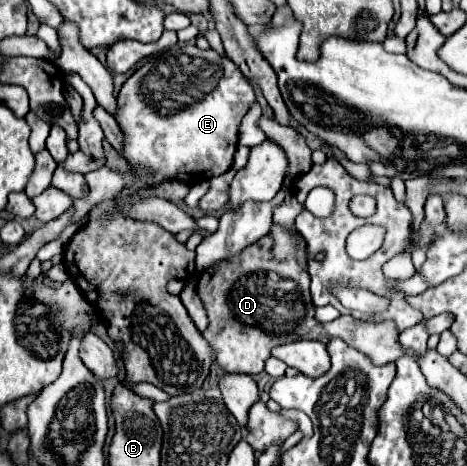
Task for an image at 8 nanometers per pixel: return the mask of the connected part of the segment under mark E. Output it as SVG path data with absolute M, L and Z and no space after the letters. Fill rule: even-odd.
M175 45L155 59L147 61L137 69L121 87L117 95L119 105L119 127L125 133L125 153L127 163L135 171L135 165L147 165L157 175L147 181L155 187L161 181L181 181L187 185L207 181L215 175L223 175L233 165L233 155L237 149L237 135L241 119L247 115L255 103L255 91L251 83L243 77L239 67L229 59L221 57L213 49L199 49L197 45Z

